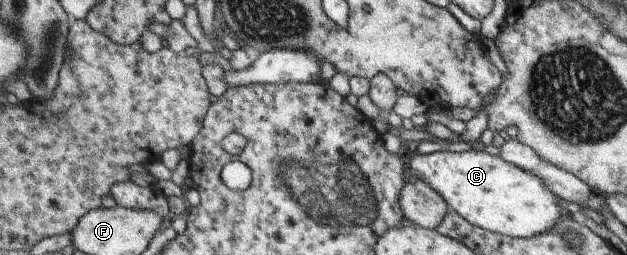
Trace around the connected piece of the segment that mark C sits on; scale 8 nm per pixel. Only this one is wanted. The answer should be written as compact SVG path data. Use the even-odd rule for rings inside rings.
M443 151L420 154L410 159L412 177L423 179L467 221L512 238L535 237L555 227L561 215L567 215L558 204L559 197L525 169L482 151Z

